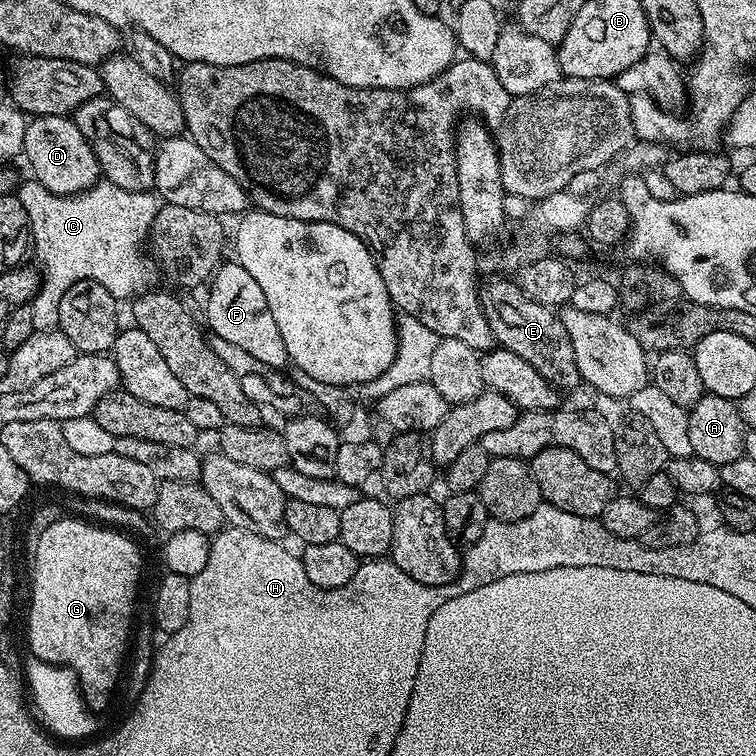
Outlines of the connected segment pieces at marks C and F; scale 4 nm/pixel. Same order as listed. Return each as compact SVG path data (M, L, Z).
M28 178L28 181L18 188L18 195L29 215L34 259L37 260L35 263L40 273L40 289L30 305L37 332L57 327L58 302L62 302L62 294L66 294L66 290L70 290L74 282L83 280L102 282L102 286L106 286L106 290L110 290L110 294L114 294L118 302L131 301L137 294L155 285L152 284L156 280L155 274L152 273L154 260L146 251L146 241L152 231L152 223L162 207L162 201L155 191L122 190L122 186L97 182L91 188L74 196L56 196L35 178Z
M224 262L211 277L211 284L207 324L211 335L234 342L234 346L247 350L253 358L258 358L258 362L266 362L266 366L287 369L290 361L286 342L282 342L282 330L274 323L274 314L270 314L270 306L266 306L266 294L262 294L262 286L254 282L254 277L242 265Z

